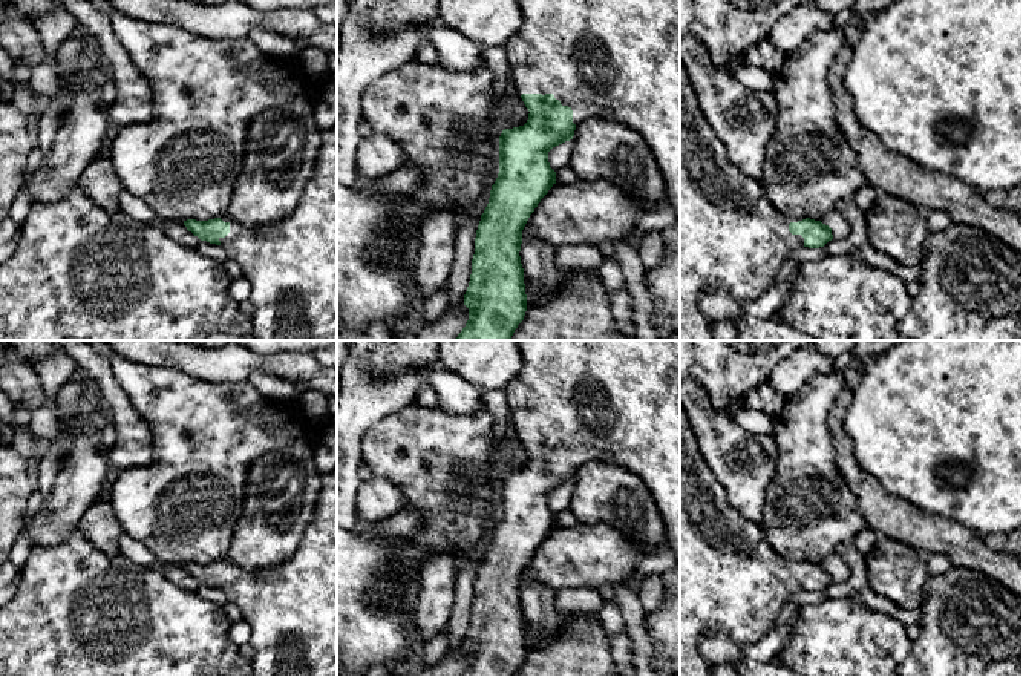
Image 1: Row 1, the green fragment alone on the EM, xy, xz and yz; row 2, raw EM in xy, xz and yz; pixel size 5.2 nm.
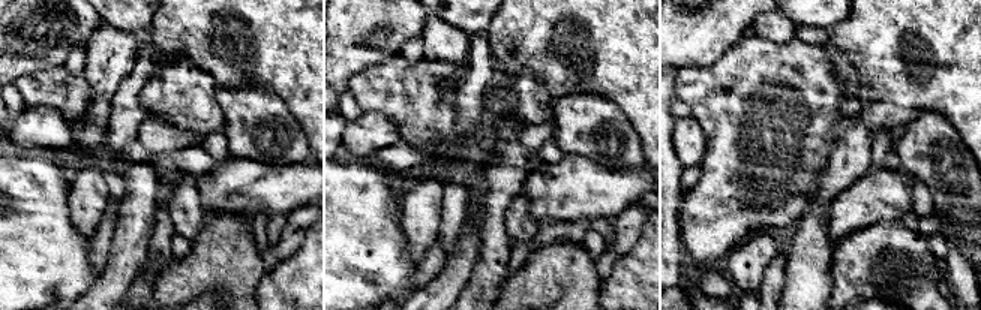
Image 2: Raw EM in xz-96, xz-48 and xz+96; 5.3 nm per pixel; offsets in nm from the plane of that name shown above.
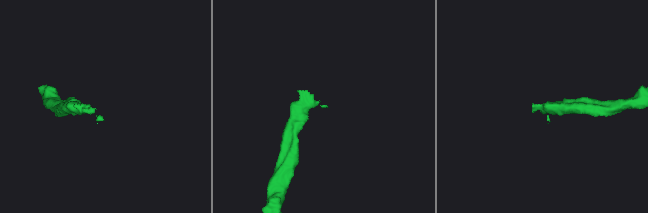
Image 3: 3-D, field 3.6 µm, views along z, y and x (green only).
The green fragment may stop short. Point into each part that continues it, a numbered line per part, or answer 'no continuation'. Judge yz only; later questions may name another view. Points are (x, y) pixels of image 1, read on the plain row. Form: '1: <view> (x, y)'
1: yz (732, 581)

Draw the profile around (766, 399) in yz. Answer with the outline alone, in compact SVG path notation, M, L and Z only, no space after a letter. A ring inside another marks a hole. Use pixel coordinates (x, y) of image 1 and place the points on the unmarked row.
M763 382L760 386L746 394L741 405L752 411L764 412L769 417L775 417L786 402L769 382Z

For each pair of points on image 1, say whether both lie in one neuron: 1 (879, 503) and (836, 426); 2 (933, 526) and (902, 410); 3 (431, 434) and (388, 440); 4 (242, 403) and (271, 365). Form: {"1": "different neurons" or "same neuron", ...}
{"1": "same neuron", "2": "different neurons", "3": "same neuron", "4": "different neurons"}

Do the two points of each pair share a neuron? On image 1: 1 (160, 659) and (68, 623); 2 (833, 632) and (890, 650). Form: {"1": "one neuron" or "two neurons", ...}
{"1": "one neuron", "2": "one neuron"}

